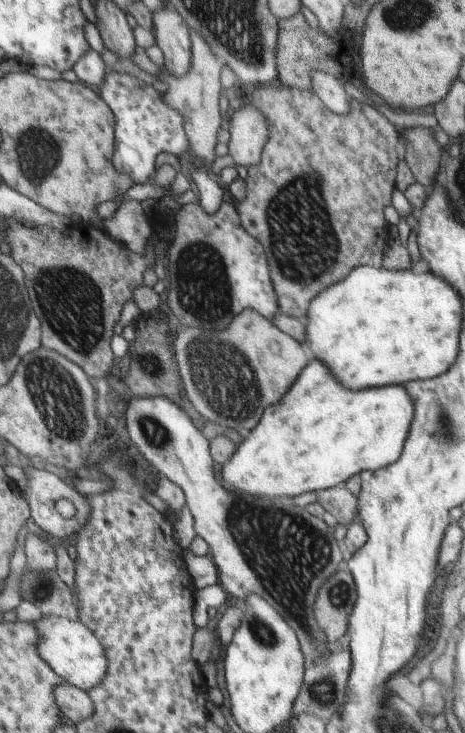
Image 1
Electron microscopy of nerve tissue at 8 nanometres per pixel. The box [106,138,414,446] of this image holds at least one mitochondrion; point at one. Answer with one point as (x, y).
(300, 240)

